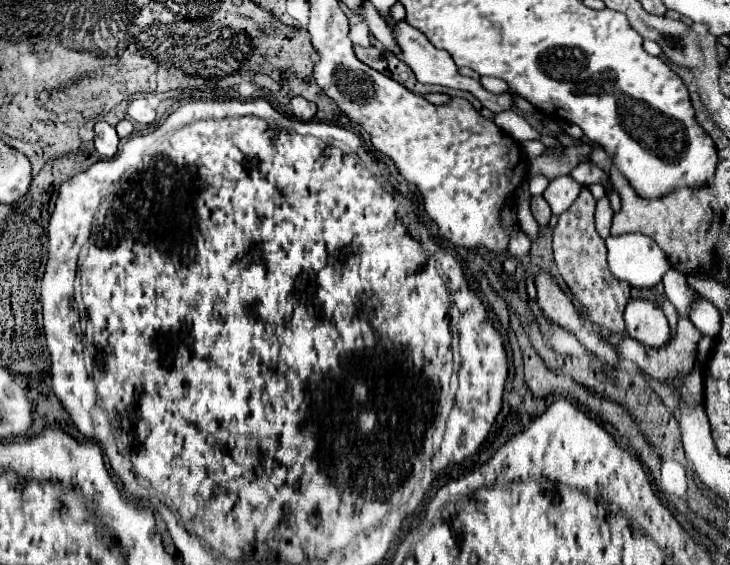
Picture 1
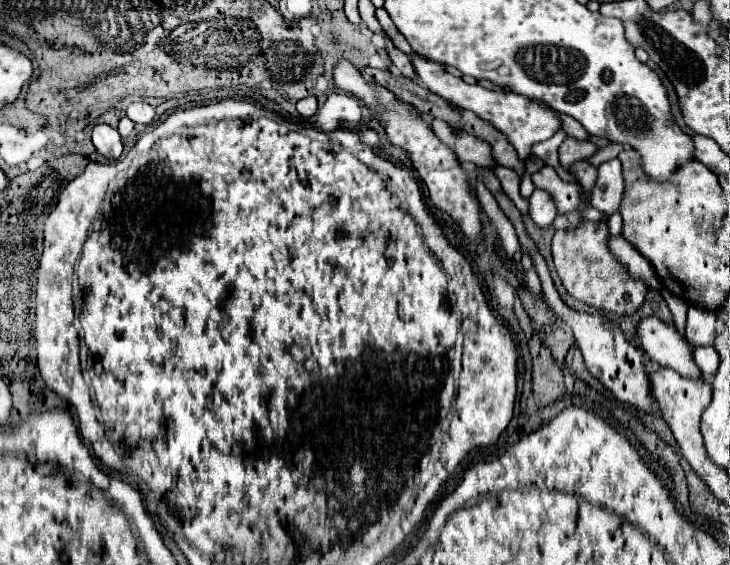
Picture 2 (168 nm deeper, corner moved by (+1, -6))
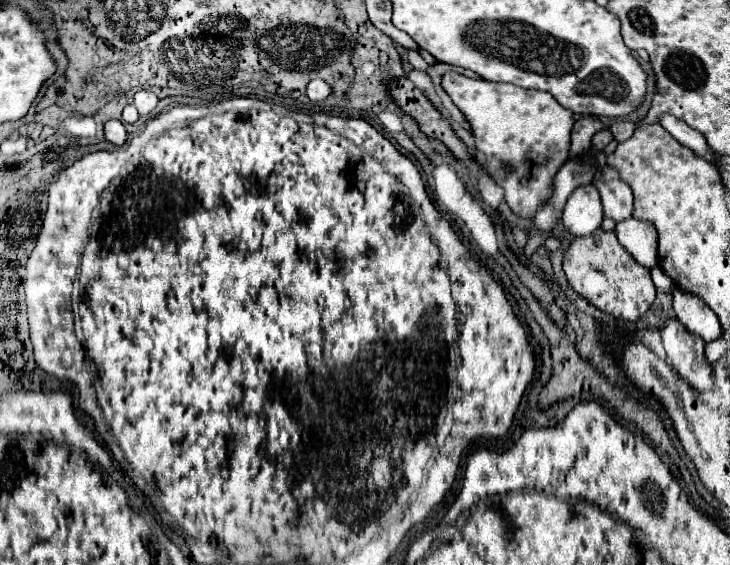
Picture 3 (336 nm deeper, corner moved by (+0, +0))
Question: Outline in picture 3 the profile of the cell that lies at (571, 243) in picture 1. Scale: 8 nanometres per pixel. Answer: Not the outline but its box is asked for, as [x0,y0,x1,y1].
[564,230,656,322]

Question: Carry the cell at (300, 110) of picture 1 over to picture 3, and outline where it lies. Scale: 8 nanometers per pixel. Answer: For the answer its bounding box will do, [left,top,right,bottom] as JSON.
[308,80,332,102]

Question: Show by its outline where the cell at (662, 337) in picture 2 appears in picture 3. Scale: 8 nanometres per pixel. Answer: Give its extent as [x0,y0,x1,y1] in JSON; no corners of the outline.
[660,320,712,392]

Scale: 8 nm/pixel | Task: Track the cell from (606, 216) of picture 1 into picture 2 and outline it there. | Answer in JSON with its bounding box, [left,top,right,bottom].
[591,158,625,214]

